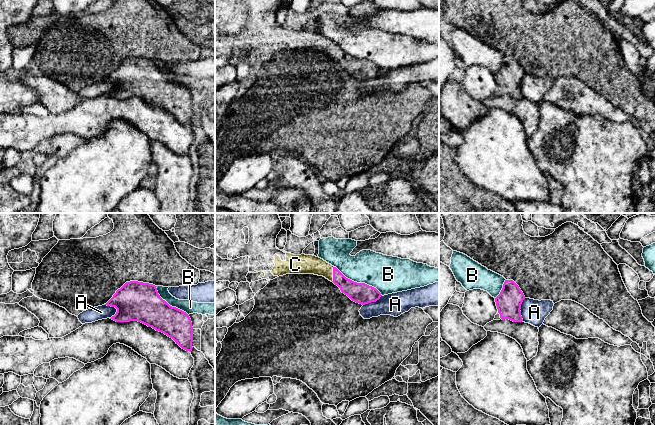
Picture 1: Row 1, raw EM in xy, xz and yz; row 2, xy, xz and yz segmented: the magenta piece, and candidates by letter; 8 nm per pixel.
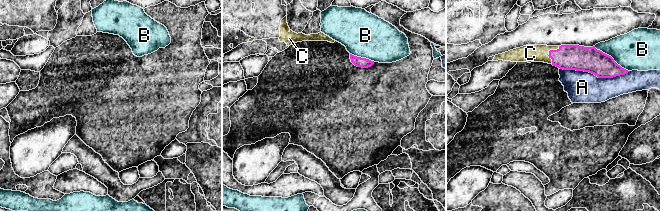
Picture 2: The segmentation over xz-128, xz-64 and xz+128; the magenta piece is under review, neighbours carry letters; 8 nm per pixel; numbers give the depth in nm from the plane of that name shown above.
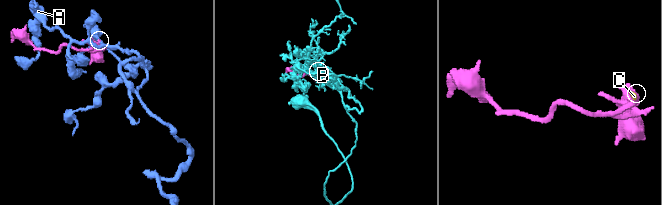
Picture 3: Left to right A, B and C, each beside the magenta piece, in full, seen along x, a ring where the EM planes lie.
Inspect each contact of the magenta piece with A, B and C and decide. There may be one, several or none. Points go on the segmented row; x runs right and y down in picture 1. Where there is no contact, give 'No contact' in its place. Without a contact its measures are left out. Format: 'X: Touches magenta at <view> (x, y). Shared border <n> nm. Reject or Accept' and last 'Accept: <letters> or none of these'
A: Touches magenta at yz (520, 308). Shared border 190 nm. Reject
B: Touches magenta at xz (358, 283). Shared border 460 nm. Reject
C: Touches magenta at xz (333, 274). Shared border 130 nm. Accept
Accept: C

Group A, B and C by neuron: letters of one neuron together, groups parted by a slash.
A / B / C

